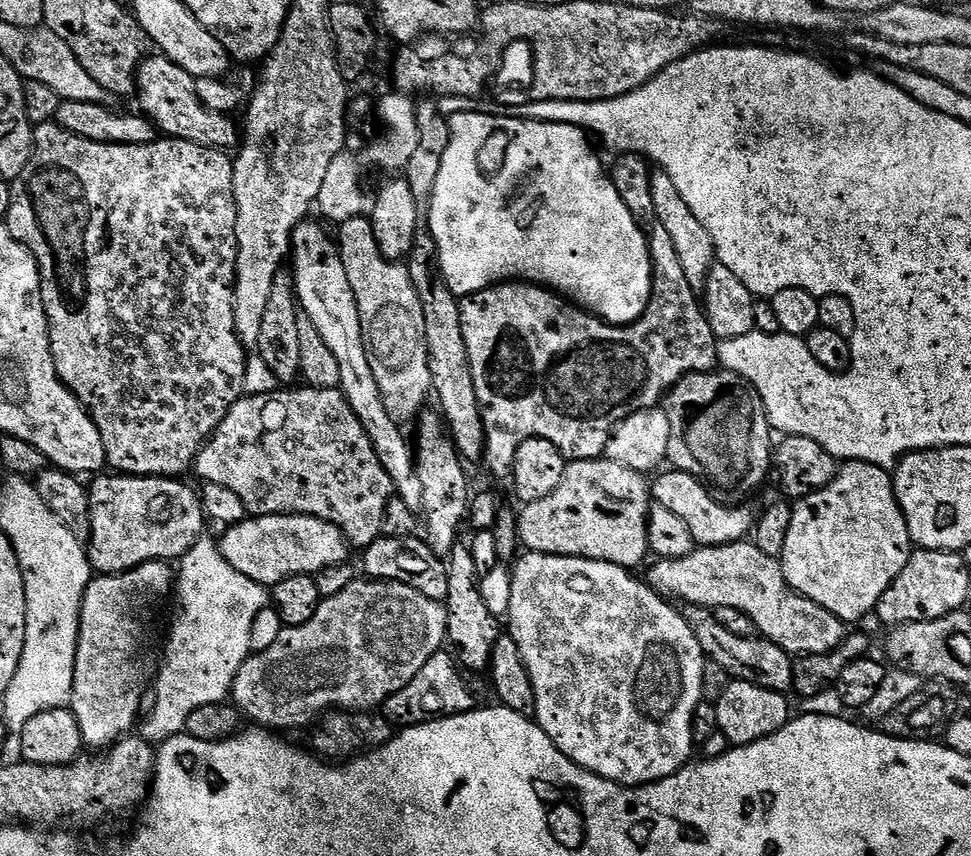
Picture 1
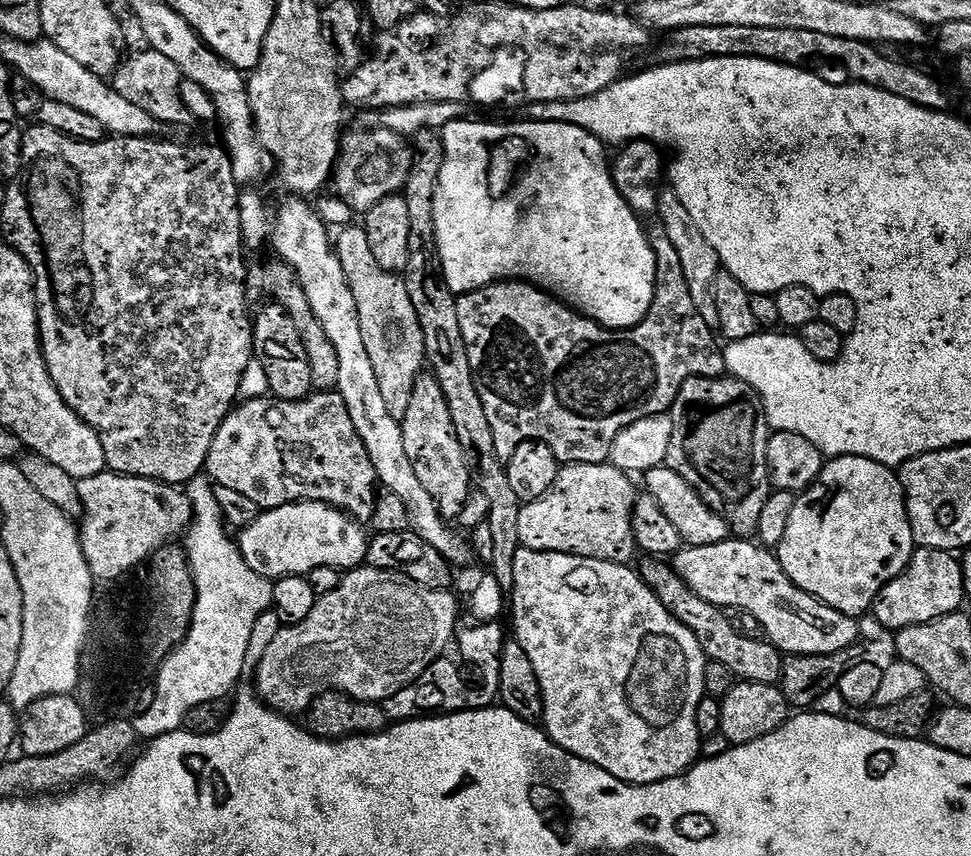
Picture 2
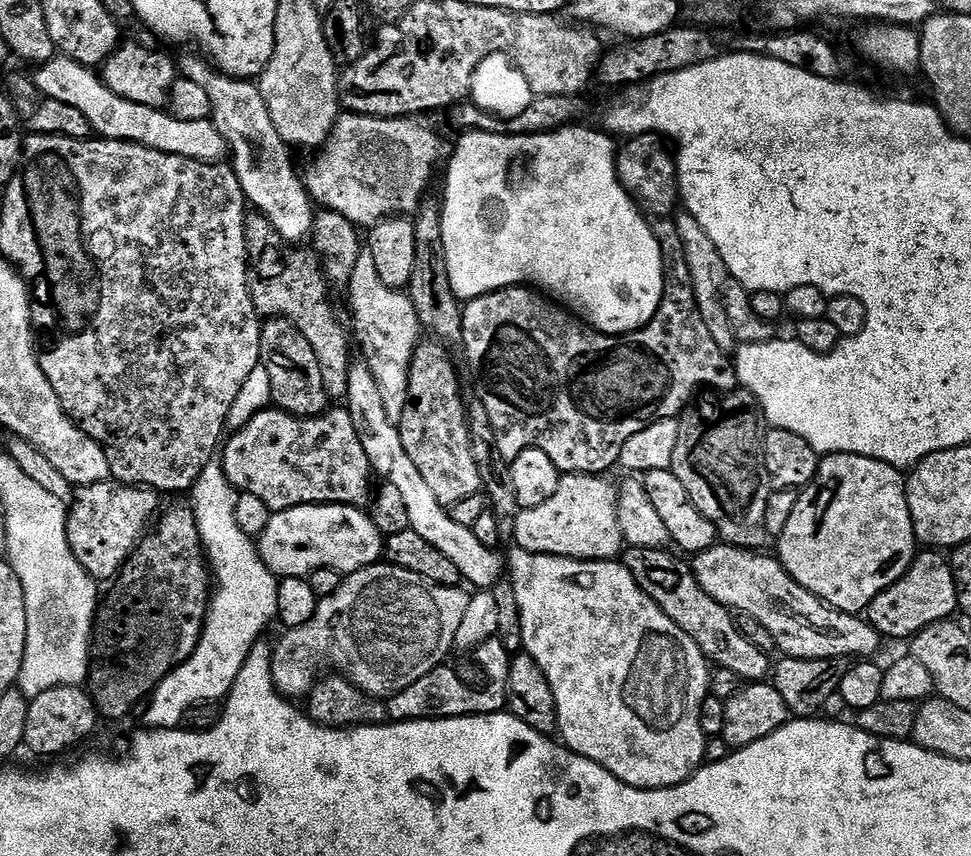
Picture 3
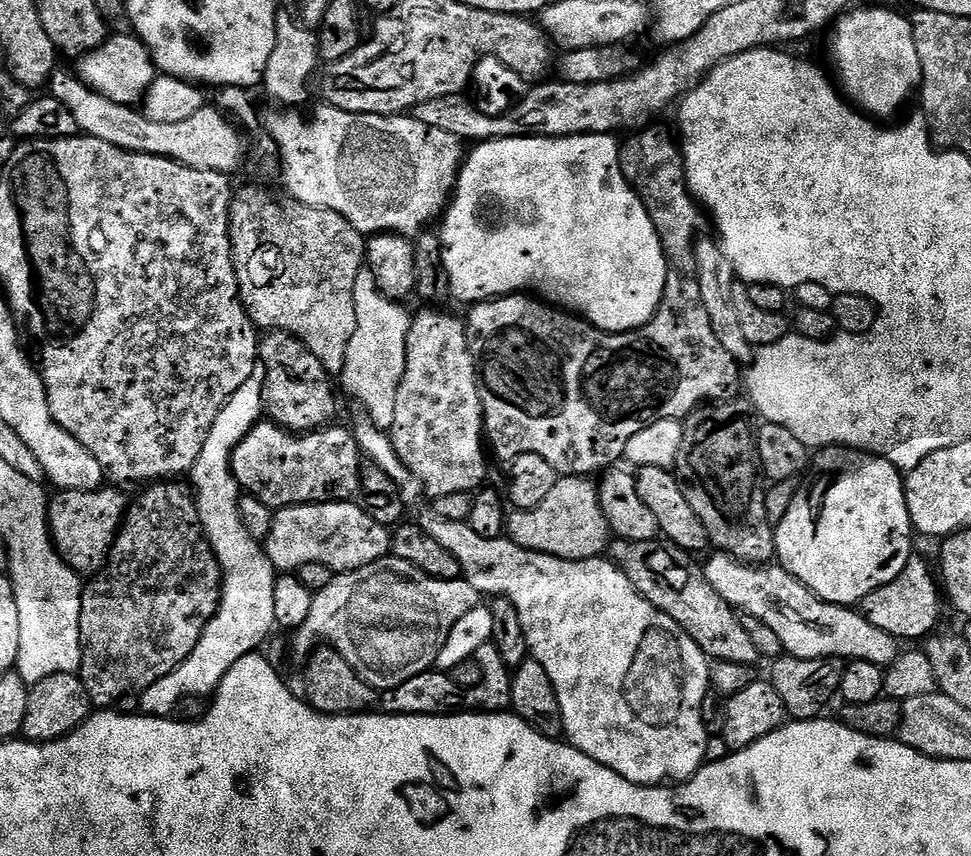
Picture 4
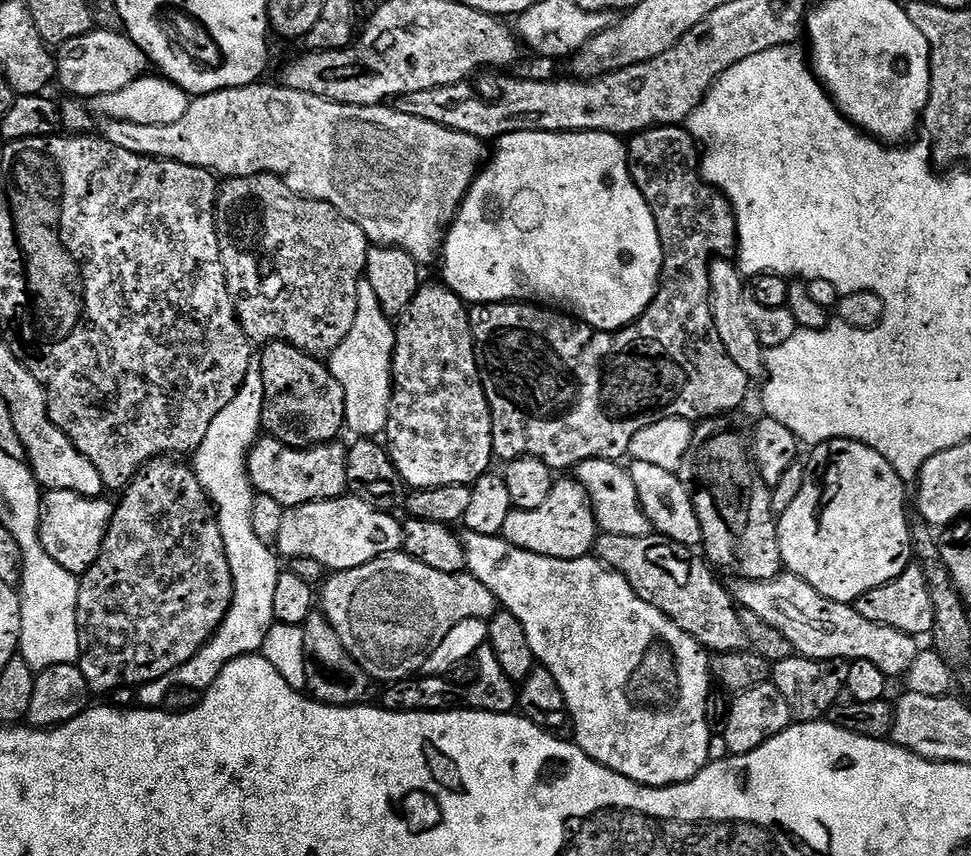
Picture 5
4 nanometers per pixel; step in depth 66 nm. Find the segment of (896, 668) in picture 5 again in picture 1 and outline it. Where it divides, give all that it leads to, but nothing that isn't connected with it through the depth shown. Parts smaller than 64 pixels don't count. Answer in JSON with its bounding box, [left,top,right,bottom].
[646,542,846,654]

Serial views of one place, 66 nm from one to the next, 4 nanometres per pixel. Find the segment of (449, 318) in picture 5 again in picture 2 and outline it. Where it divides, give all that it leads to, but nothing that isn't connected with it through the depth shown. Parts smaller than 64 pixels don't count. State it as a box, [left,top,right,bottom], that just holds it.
[400,374,474,522]

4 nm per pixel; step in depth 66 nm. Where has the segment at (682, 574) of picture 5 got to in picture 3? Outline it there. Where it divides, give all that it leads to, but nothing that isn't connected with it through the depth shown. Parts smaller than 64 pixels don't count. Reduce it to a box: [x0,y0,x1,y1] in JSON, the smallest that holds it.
[622,548,769,682]

